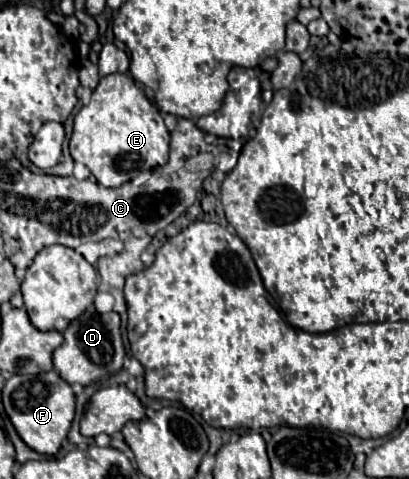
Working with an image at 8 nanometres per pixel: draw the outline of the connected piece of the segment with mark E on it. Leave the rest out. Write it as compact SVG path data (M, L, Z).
M109 74L99 80L99 86L91 94L91 102L77 112L69 140L69 152L75 162L81 162L91 170L101 186L115 188L135 178L141 170L165 166L165 162L169 160L169 132L157 106L145 96L143 88L139 88L131 76Z

